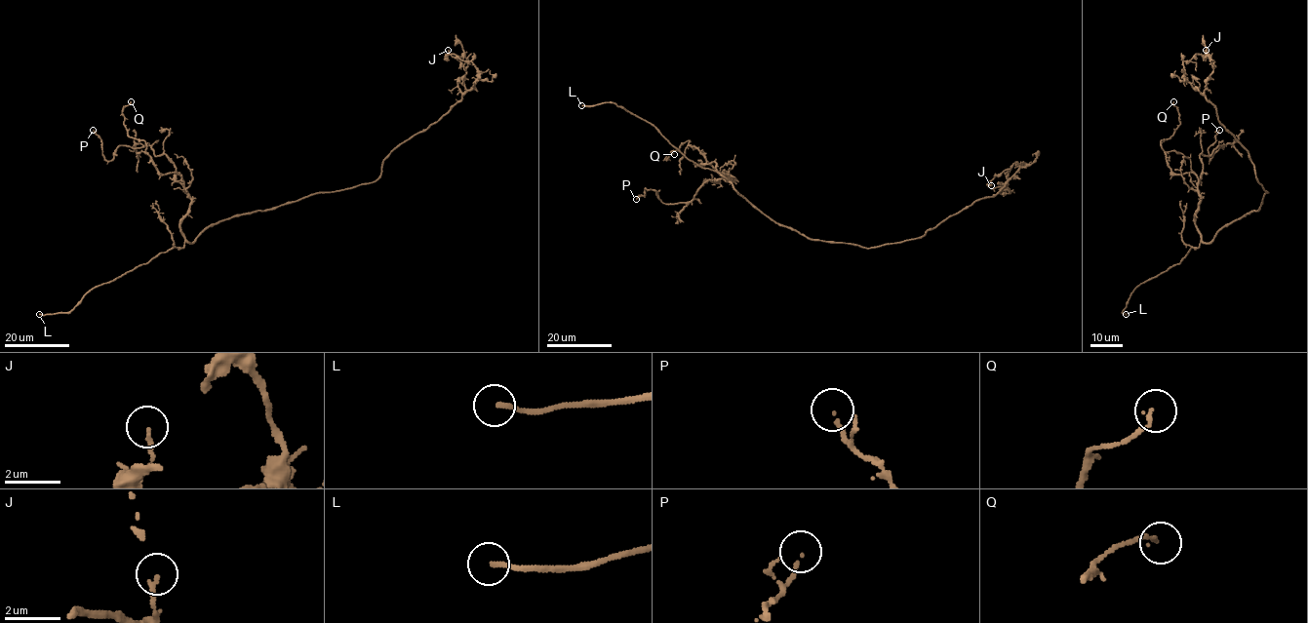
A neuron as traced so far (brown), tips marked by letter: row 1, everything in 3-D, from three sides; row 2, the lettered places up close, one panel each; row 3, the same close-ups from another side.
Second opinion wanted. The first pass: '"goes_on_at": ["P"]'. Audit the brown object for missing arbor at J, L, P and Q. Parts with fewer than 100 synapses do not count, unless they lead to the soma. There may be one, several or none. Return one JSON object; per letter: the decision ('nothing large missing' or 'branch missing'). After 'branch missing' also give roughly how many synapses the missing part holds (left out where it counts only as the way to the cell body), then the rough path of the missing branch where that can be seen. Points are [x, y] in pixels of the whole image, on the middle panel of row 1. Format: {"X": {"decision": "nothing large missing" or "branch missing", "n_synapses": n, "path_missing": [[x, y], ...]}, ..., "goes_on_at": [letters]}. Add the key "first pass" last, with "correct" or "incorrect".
{"J": {"decision": "nothing large missing"}, "L": {"decision": "branch missing"}, "P": {"decision": "nothing large missing"}, "Q": {"decision": "nothing large missing"}, "goes_on_at": ["L"], "first pass": "incorrect"}

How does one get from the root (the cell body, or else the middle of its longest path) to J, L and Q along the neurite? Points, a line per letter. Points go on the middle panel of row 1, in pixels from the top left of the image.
J: (812, 240), (875, 248), (920, 238), (974, 202), (996, 195), (1020, 165), (996, 175), (991, 185)
L: (812, 240), (771, 220), (725, 177), (687, 159), (649, 122), (612, 102), (581, 105)
Q: (812, 240), (775, 223), (754, 208), (723, 175), (733, 179), (721, 175), (689, 141), (665, 159), (674, 154)

